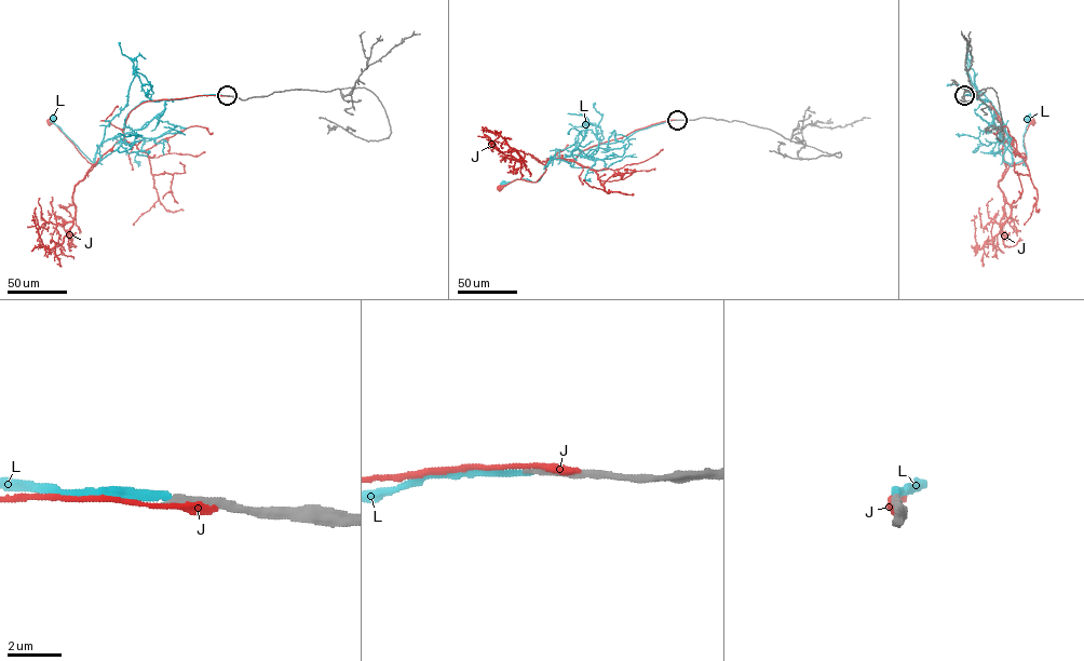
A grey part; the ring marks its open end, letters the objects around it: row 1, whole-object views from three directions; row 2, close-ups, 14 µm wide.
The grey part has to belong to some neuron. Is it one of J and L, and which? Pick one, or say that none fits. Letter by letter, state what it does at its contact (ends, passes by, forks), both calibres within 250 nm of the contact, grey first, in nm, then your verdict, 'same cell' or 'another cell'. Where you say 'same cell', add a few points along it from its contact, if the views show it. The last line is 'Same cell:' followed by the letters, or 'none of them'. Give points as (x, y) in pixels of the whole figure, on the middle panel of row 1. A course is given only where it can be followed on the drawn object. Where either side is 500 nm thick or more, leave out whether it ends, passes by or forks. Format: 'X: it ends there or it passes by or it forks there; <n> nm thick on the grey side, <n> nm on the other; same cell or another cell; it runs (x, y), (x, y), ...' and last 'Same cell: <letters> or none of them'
J: it ends there; 440 nm thick on the grey side, 360 nm on the other; another cell
L: it ends there; 280 nm thick on the grey side, 240 nm on the other; same cell; it runs (677, 120), (584, 149), (571, 166), (552, 159), (537, 181), (516, 178), (503, 184)
Same cell: L

